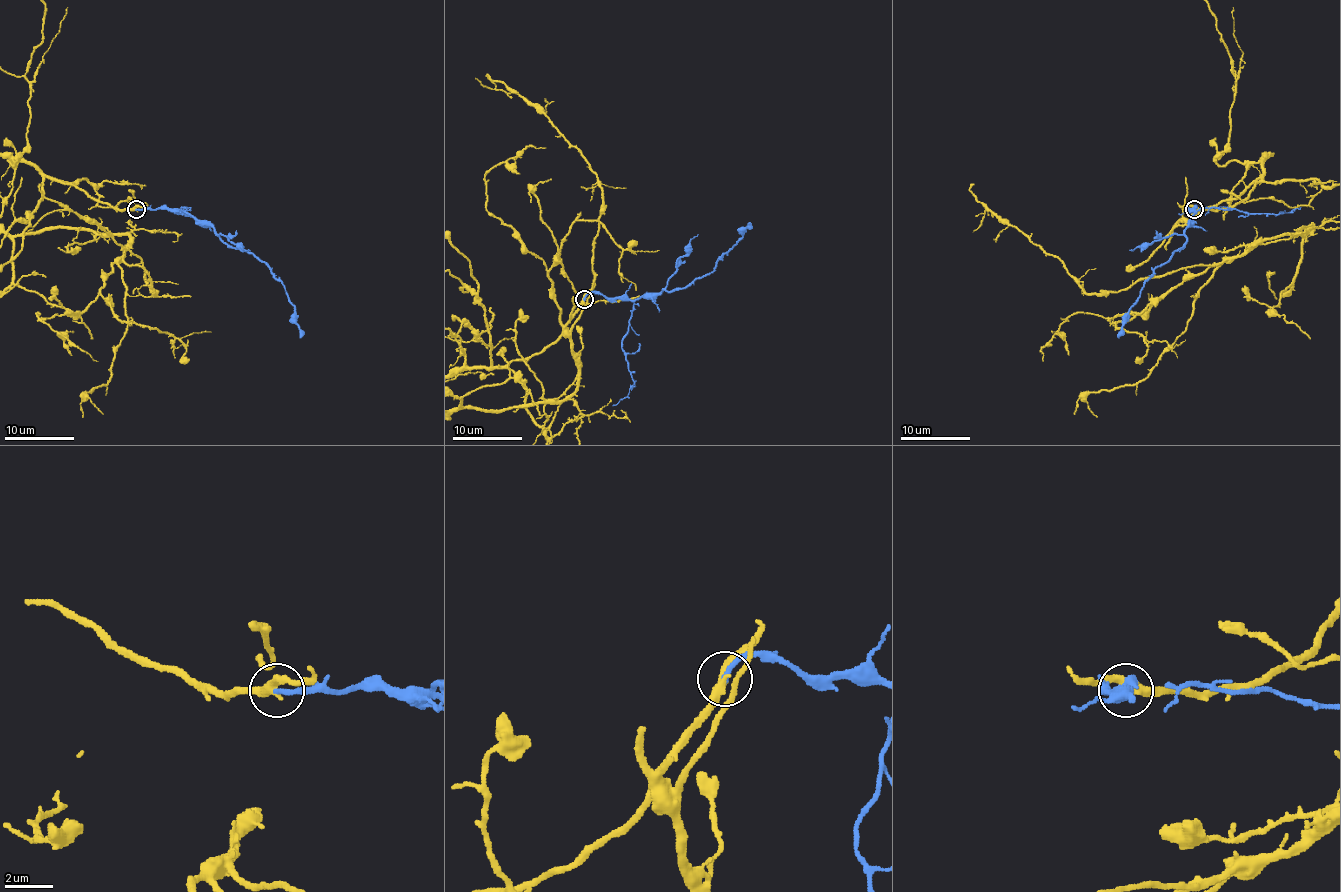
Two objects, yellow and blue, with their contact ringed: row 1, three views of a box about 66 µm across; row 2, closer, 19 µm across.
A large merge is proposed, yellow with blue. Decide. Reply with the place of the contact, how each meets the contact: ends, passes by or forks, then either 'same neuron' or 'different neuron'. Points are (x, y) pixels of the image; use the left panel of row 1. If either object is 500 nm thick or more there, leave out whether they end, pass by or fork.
(136, 209) | yellow passes by | blue ends | same neuron

